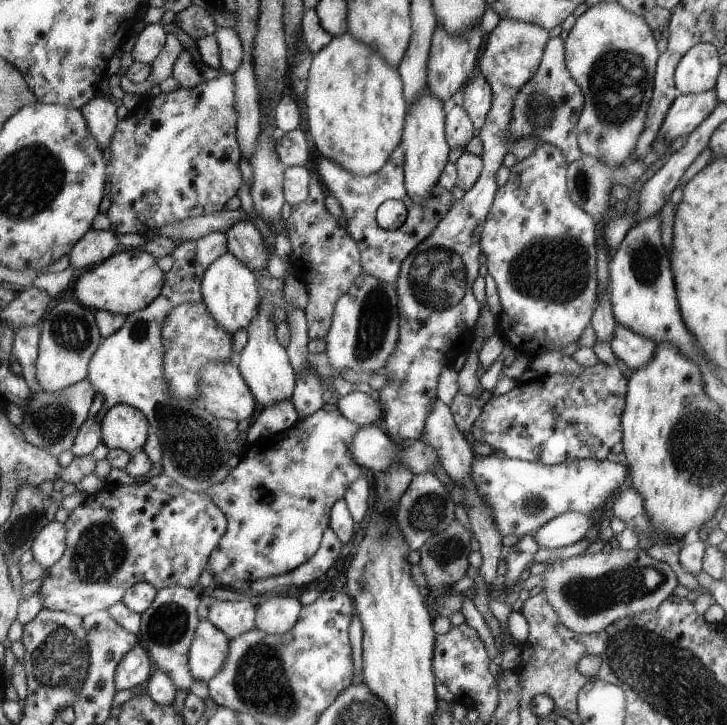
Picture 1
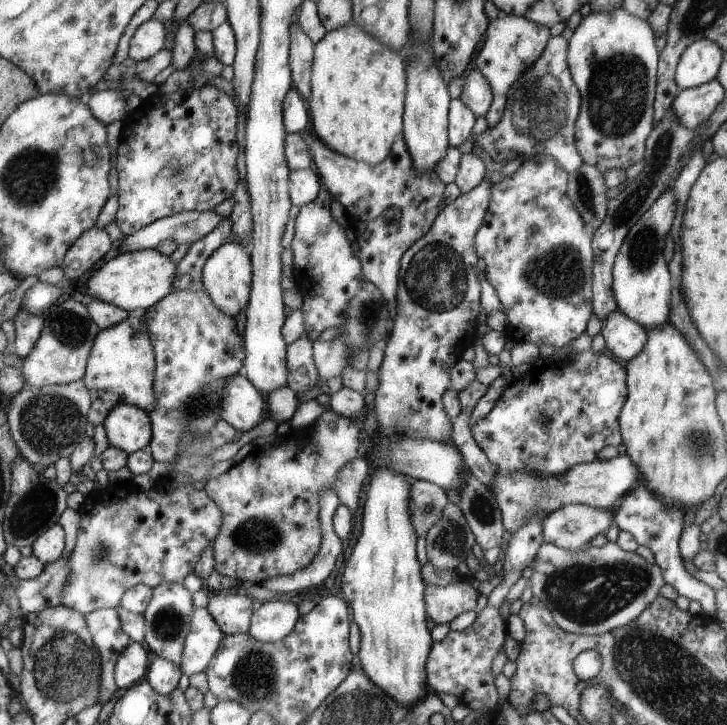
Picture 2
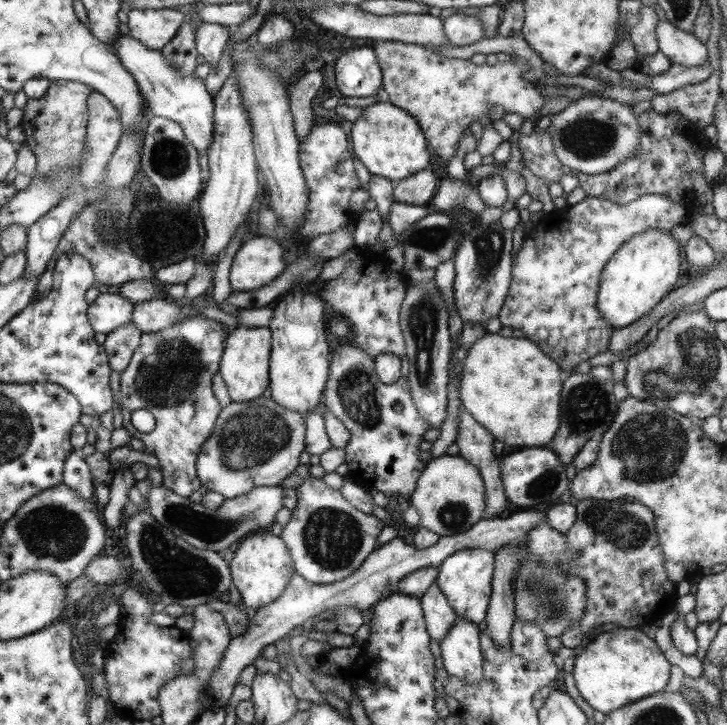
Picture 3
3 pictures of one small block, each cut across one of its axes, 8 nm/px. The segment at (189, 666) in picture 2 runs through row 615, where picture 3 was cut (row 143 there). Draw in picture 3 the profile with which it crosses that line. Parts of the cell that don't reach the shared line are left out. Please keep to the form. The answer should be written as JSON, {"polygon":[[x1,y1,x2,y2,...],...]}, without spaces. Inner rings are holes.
{"polygon":[[116,33,114,52,118,53,121,63,137,80,141,92,145,94,153,116,177,122,185,131,185,135,198,147,200,152,208,152,214,138,214,113,216,102,208,92,203,80,191,75,182,75,168,63,168,59,154,49,148,49,144,43,130,35]]}

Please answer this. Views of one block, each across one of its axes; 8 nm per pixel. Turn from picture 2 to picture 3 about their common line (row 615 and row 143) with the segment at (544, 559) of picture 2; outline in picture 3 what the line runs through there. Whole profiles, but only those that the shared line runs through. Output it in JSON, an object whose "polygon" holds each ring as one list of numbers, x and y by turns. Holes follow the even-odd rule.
{"polygon":[[587,94,555,114,548,129,560,165,583,174,602,174,633,158,640,146,640,127,632,109,629,104]]}

